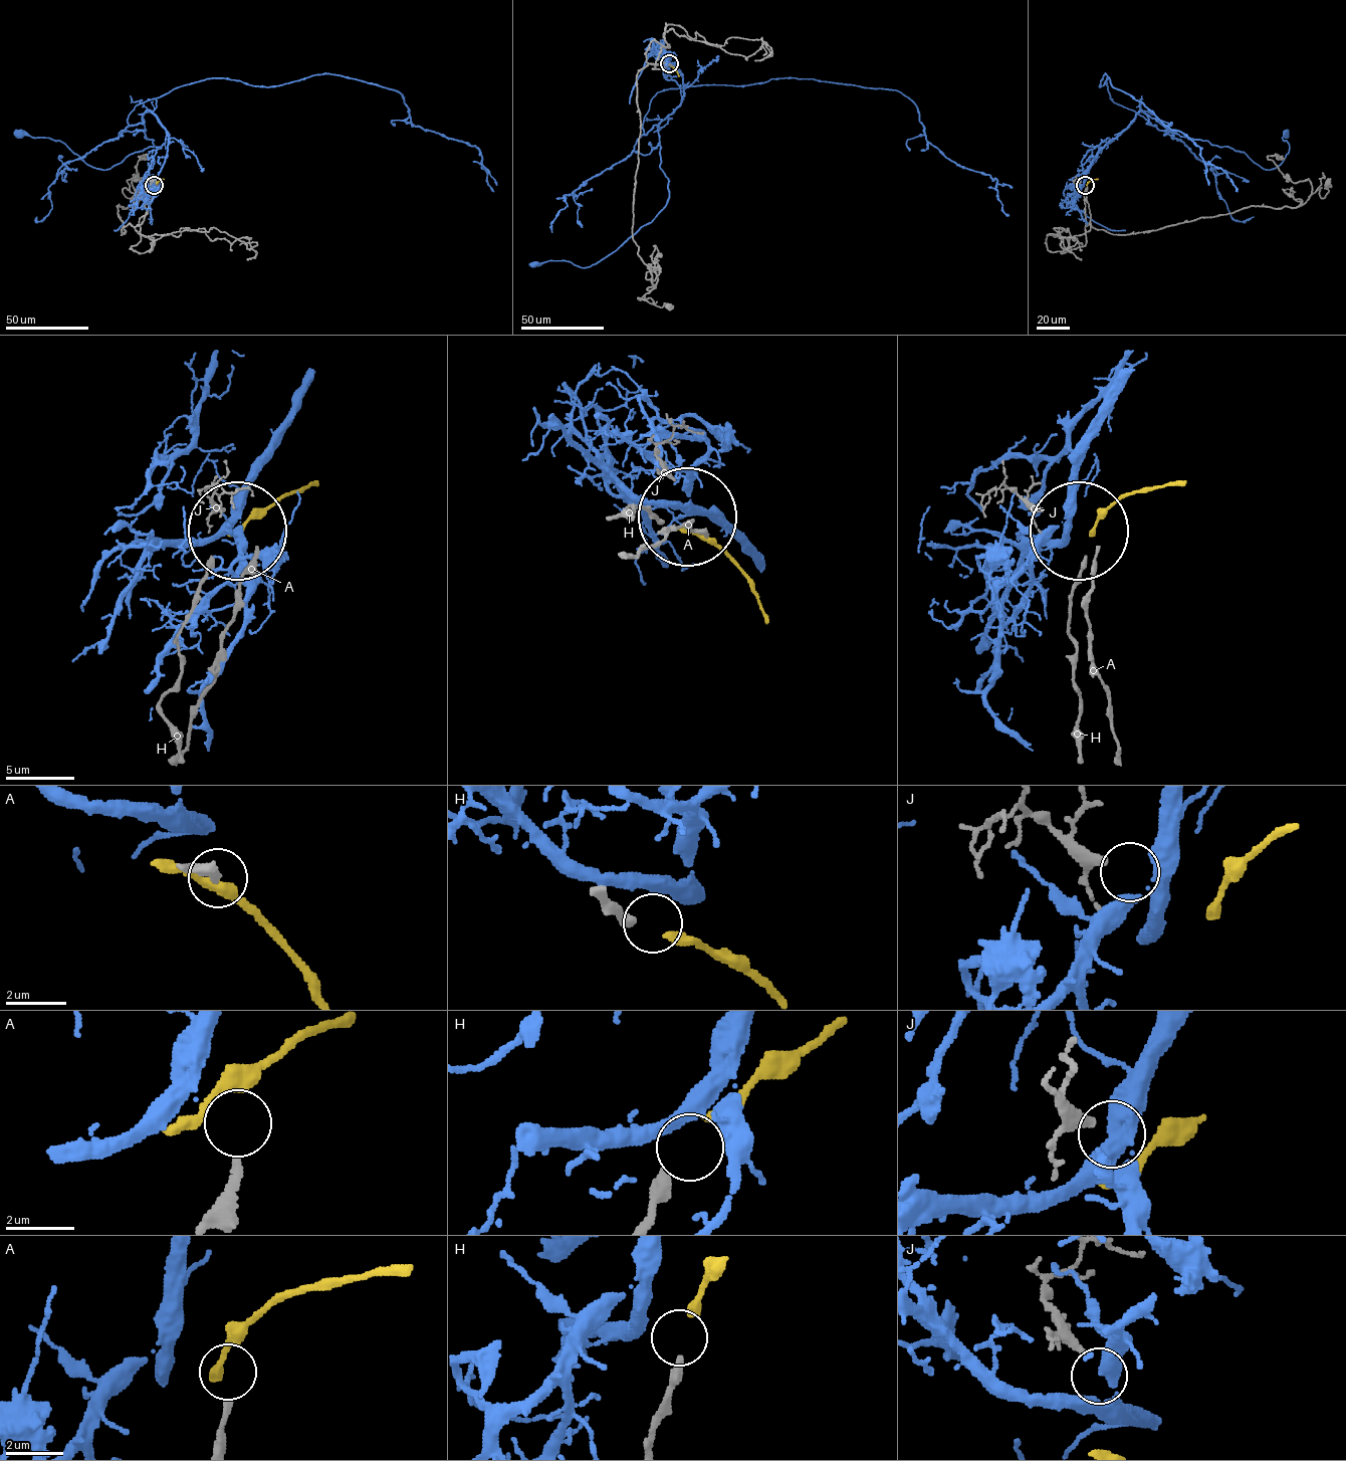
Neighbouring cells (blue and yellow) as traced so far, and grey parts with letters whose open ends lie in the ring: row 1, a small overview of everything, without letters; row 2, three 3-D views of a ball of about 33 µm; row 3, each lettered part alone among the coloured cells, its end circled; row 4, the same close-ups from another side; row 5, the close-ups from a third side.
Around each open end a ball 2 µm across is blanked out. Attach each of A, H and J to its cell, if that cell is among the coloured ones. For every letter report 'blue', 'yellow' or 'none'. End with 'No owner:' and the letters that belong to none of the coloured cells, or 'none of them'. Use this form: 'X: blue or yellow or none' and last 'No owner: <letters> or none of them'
A: none
H: yellow
J: blue
No owner: A

